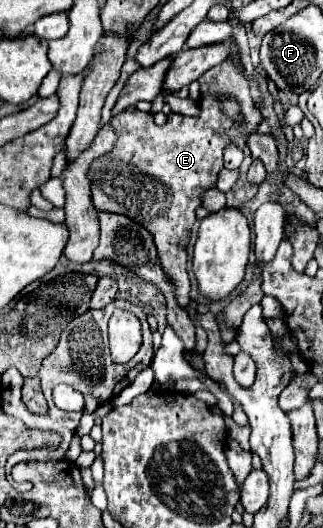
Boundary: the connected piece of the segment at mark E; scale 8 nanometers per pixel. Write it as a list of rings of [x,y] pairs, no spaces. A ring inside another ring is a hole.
[[[230,58],[210,68],[198,82],[200,116],[192,118],[170,112],[168,122],[158,126],[150,112],[124,110],[112,118],[114,130],[118,132],[118,144],[90,168],[94,206],[100,212],[116,212],[138,220],[138,224],[152,232],[162,268],[174,280],[178,302],[184,308],[188,308],[190,302],[186,244],[196,222],[194,210],[200,206],[200,194],[216,186],[218,172],[224,168],[222,150],[226,140],[238,140],[238,144],[244,146],[246,138],[262,122],[260,110],[254,108],[256,104],[250,96],[246,74]],[[224,94],[232,94],[240,104],[238,118],[230,118],[220,110],[220,98]]]

